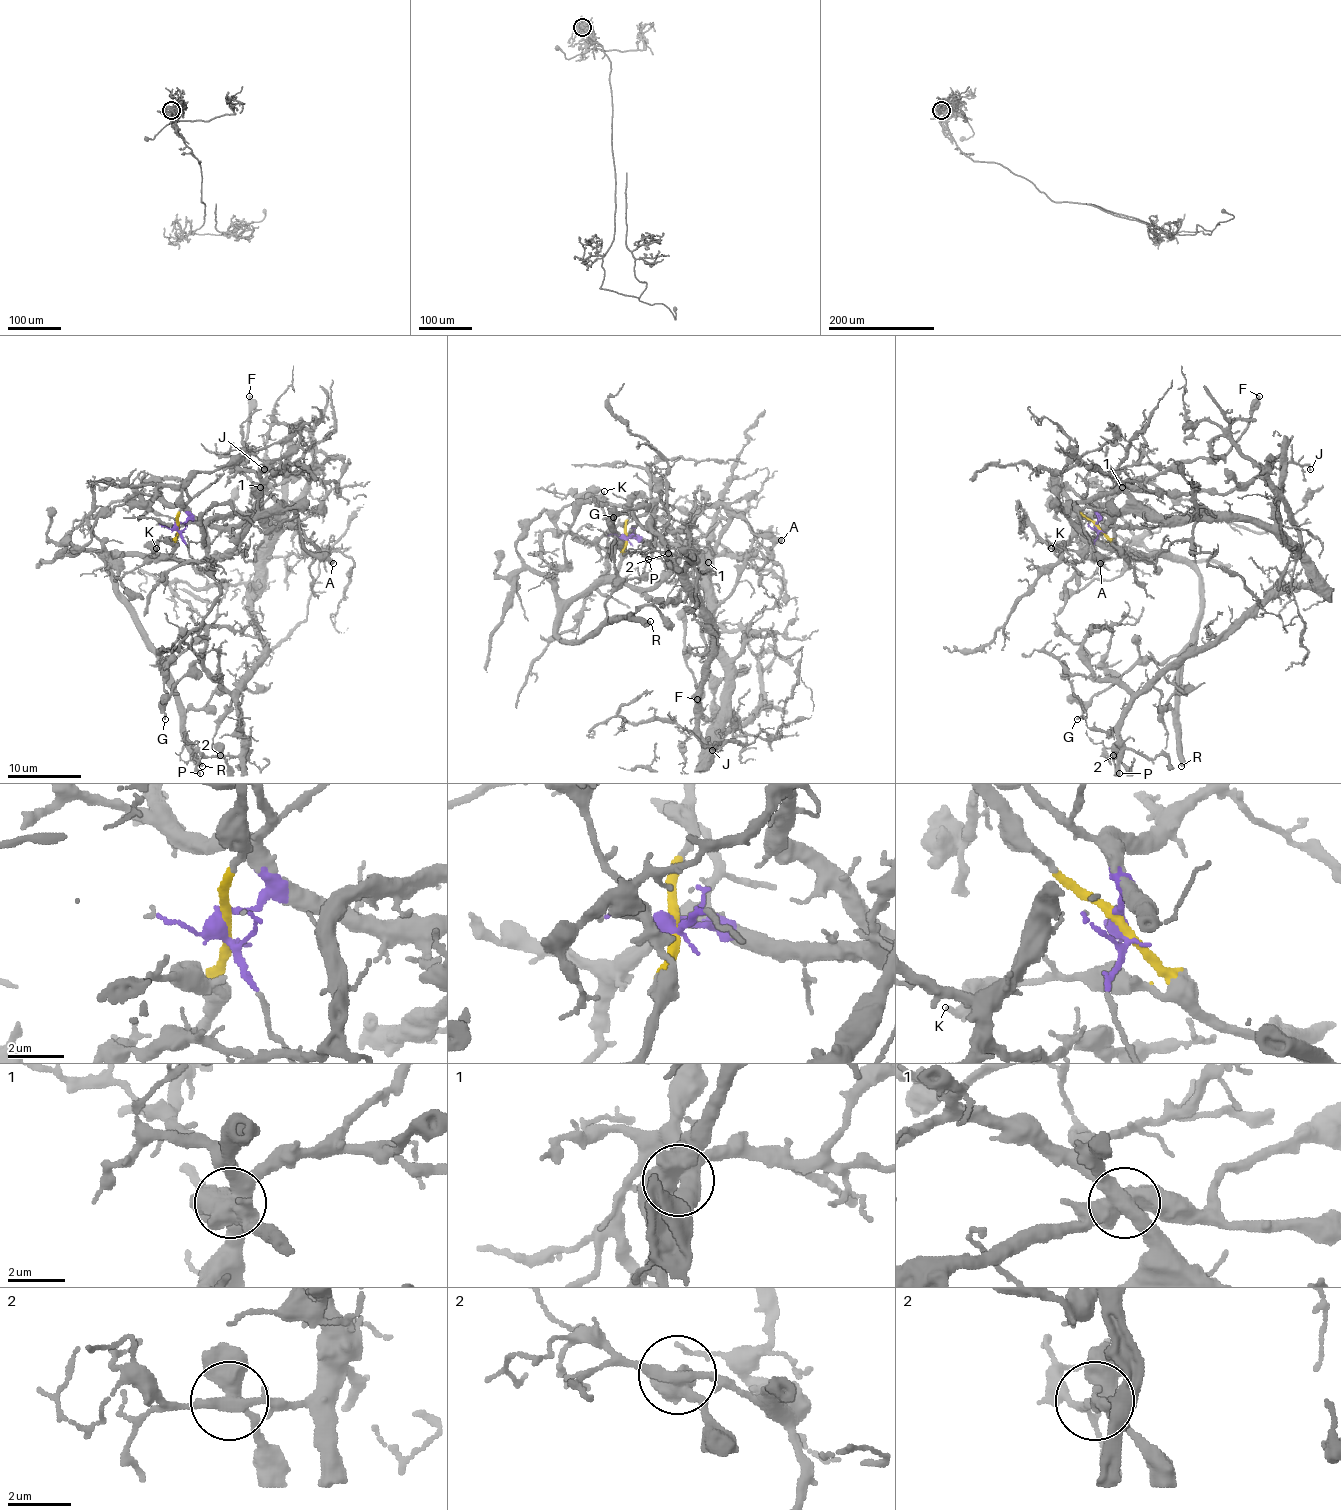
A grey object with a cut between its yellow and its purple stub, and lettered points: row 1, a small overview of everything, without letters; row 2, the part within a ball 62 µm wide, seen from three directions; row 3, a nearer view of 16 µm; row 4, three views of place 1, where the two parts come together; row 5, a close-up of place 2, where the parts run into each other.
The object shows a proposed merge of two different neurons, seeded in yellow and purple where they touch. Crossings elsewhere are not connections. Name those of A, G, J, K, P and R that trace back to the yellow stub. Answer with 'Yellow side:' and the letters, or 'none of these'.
Yellow side: A, G, K, R

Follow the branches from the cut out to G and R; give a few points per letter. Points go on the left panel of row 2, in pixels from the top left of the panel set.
G: (176, 525), (176, 547), (169, 554), (117, 554), (108, 569), (116, 597), (160, 663), (169, 663), (165, 718)
R: (176, 525), (169, 554), (117, 554), (108, 569), (116, 597), (156, 656), (184, 744), (202, 766)

